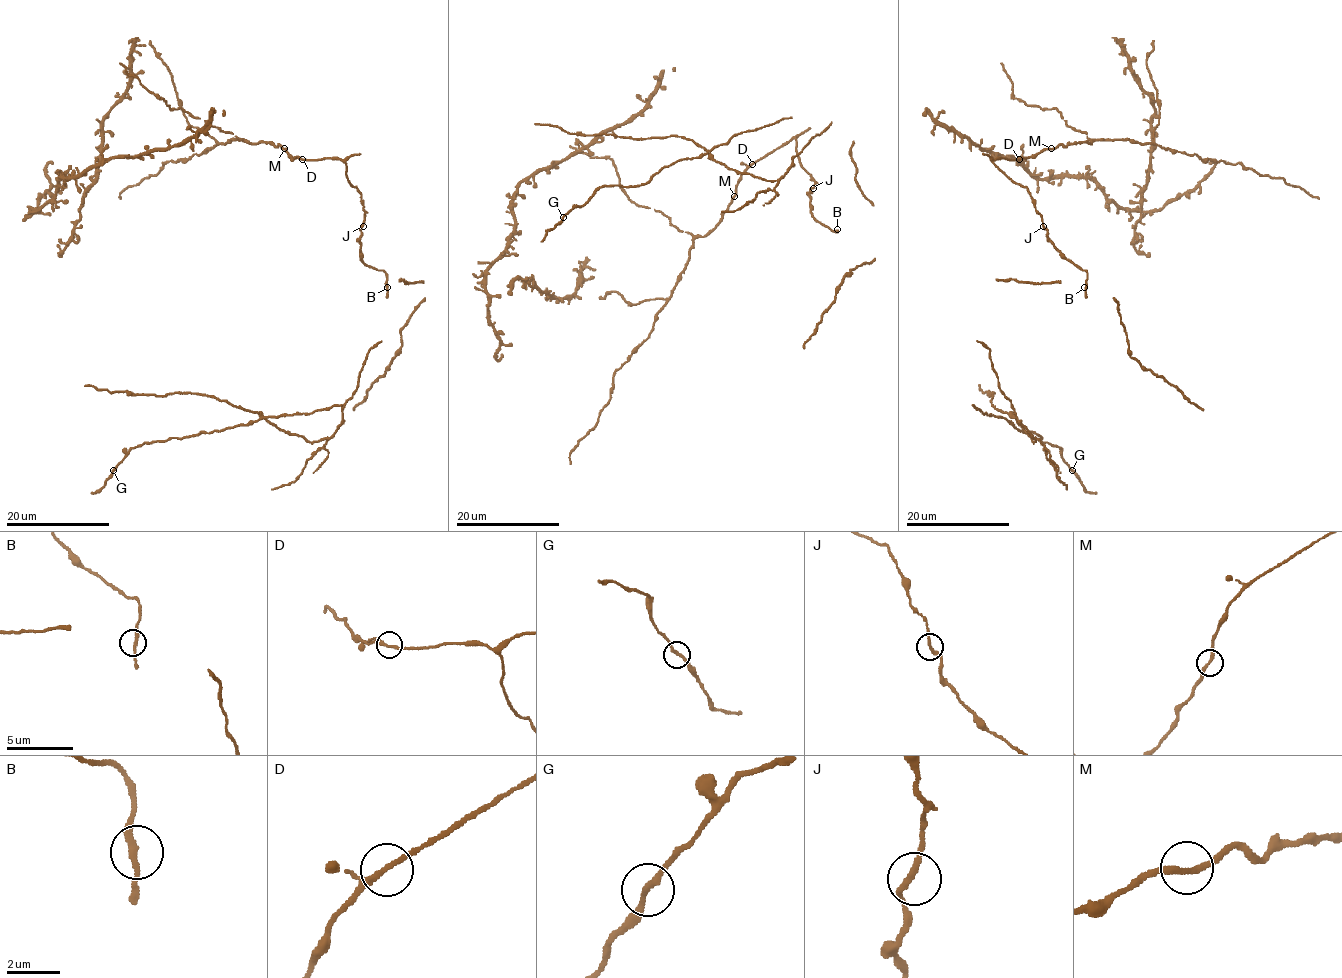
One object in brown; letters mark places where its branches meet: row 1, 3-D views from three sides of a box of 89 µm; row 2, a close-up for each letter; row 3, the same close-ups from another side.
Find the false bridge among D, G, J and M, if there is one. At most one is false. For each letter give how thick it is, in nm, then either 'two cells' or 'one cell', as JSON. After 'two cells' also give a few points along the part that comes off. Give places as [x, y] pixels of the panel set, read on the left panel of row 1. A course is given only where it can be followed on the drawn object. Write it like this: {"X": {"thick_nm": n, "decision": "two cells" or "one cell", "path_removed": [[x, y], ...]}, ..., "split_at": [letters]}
{"D": {"thick_nm": 220, "decision": "one cell"}, "G": {"thick_nm": 240, "decision": "one cell"}, "J": {"thick_nm": 240, "decision": "one cell"}, "M": {"thick_nm": 240, "decision": "one cell"}, "split_at": []}

